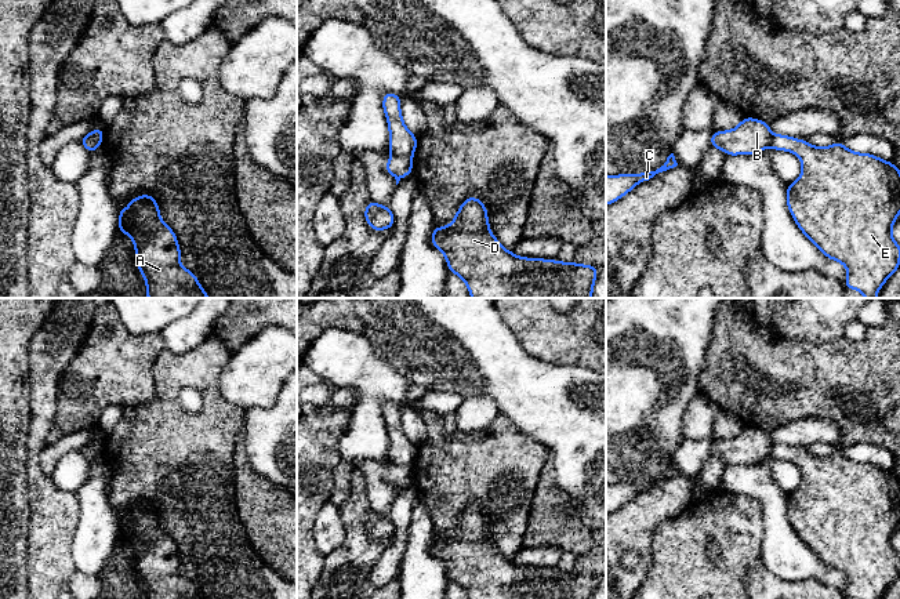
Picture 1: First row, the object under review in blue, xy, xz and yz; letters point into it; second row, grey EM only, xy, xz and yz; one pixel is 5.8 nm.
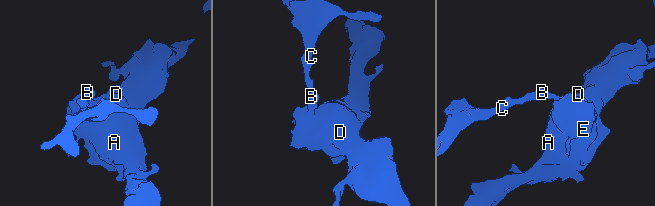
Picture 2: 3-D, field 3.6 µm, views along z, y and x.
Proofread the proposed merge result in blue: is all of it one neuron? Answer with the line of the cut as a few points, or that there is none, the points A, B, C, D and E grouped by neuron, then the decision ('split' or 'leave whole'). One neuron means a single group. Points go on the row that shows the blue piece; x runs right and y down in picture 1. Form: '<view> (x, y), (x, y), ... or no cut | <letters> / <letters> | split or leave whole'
xz (392, 153), (410, 158) | A D E / B C | split

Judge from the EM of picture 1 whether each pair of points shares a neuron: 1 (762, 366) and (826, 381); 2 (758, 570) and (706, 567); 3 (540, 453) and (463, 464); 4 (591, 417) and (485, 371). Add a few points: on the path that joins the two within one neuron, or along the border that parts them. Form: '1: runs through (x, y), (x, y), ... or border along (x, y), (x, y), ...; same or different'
1: runs through (777, 380), (810, 380); same
2: border along (759, 559), (750, 567), (744, 584); different
3: runs through (521, 458), (507, 464), (482, 464); same
4: runs through (565, 407), (543, 400), (511, 377); same

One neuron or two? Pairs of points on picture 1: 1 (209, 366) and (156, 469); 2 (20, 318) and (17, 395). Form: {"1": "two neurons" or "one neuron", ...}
{"1": "one neuron", "2": "one neuron"}

